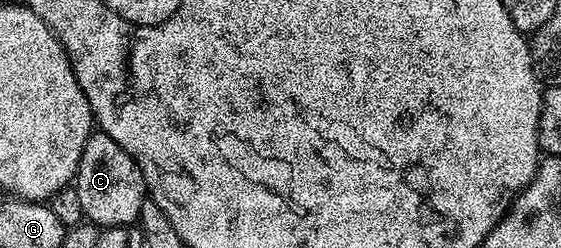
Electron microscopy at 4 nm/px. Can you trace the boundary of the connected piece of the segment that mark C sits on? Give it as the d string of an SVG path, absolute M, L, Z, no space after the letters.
M99 131L86 139L82 159L76 168L74 188L78 191L85 218L97 227L131 226L139 218L142 203L146 200L144 176L134 159L126 155L110 135Z

